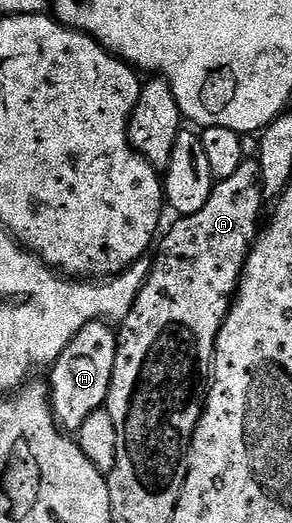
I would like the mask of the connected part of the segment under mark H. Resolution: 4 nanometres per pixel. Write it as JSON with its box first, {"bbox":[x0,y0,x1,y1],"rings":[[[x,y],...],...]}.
{"bbox":[48,321,118,432],"rings":[[[105,321],[89,322],[76,332],[70,343],[53,359],[48,385],[54,417],[66,432],[77,432],[88,416],[106,405],[106,397],[112,384],[112,368],[116,364],[118,335],[113,325]]]}

